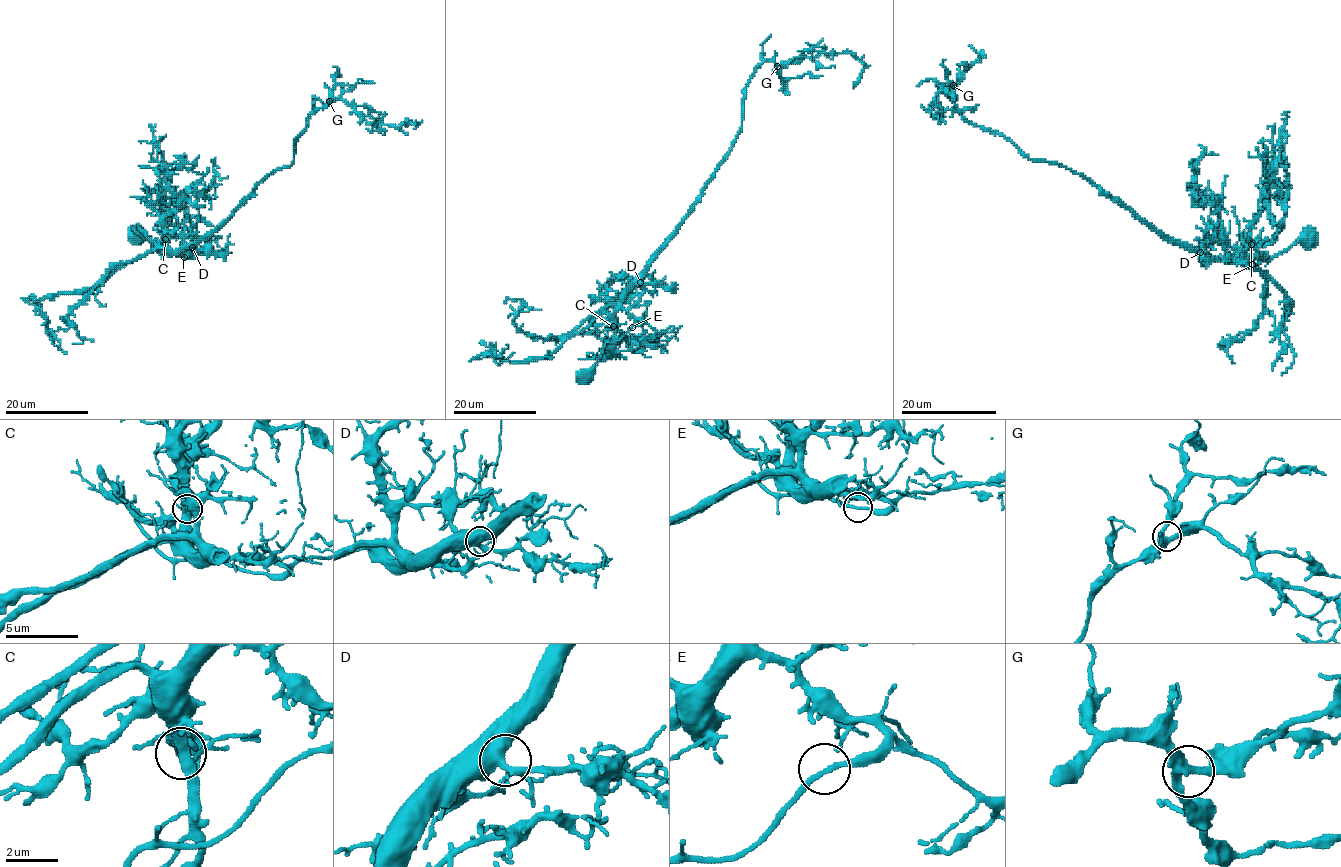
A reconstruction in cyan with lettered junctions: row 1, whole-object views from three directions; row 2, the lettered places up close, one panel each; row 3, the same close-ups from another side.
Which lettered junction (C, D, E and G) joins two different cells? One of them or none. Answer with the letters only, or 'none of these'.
none of these

